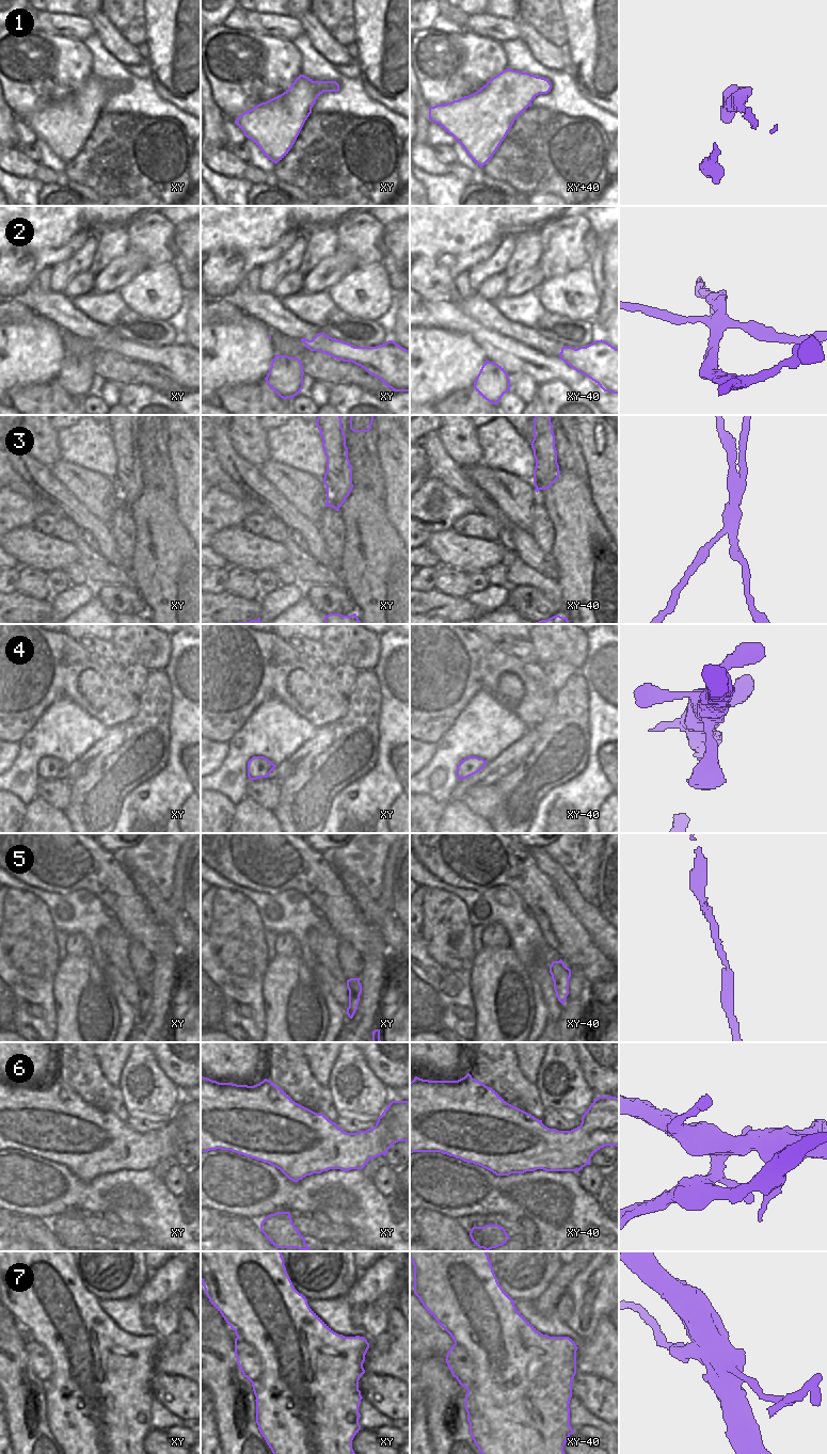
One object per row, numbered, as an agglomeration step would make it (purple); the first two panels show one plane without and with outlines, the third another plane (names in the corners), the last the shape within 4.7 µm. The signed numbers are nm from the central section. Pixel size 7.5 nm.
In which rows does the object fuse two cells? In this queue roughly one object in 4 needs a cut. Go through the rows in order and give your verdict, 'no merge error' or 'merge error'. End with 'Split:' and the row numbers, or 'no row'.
1: merge error
2: merge error
3: merge error
4: no merge error
5: no merge error
6: merge error
7: merge error
Split: 1, 2, 3, 6, 7

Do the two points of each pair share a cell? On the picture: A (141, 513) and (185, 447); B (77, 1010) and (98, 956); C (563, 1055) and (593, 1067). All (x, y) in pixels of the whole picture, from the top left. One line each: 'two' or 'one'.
A: two
B: two
C: two

